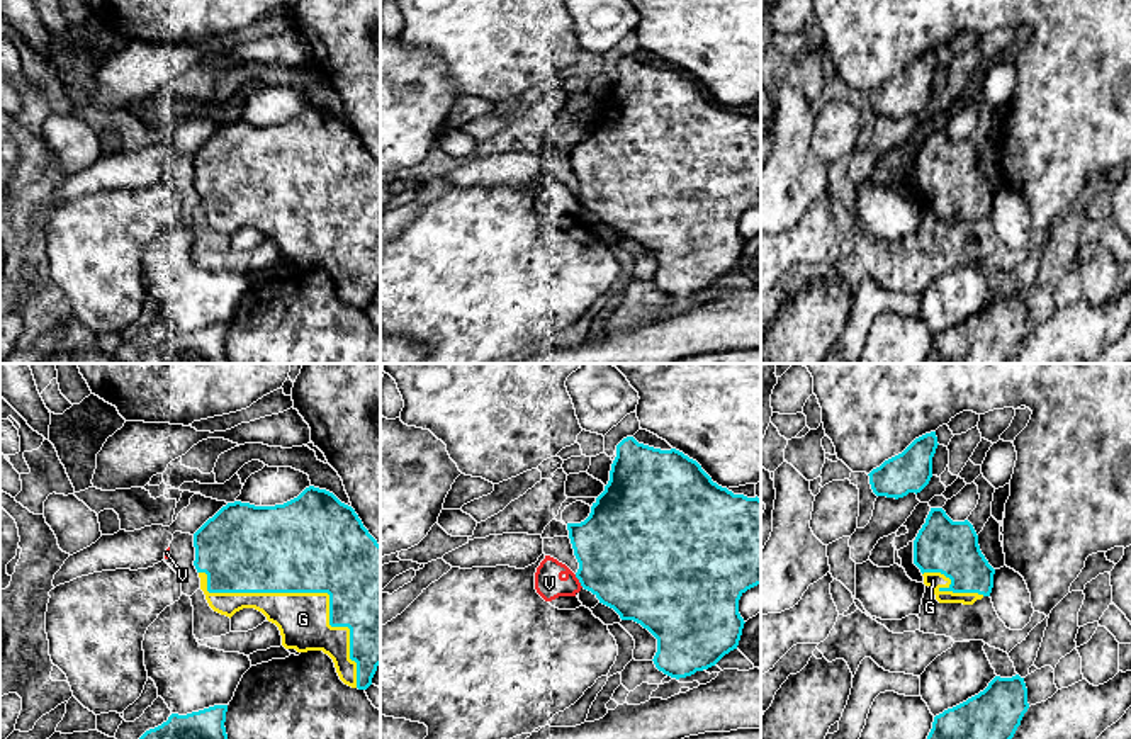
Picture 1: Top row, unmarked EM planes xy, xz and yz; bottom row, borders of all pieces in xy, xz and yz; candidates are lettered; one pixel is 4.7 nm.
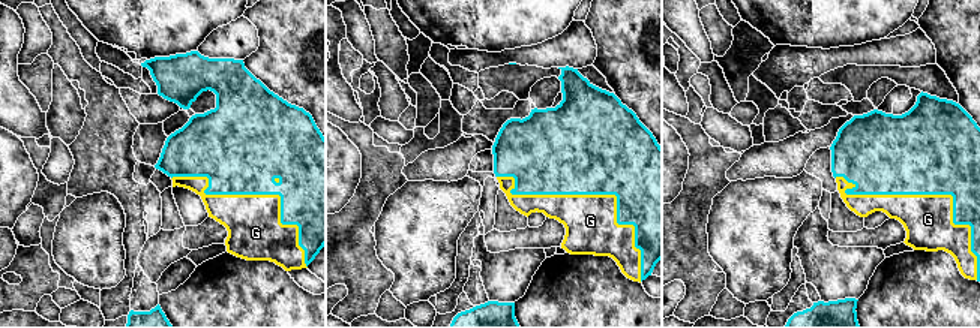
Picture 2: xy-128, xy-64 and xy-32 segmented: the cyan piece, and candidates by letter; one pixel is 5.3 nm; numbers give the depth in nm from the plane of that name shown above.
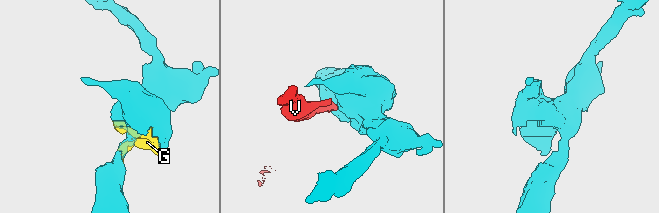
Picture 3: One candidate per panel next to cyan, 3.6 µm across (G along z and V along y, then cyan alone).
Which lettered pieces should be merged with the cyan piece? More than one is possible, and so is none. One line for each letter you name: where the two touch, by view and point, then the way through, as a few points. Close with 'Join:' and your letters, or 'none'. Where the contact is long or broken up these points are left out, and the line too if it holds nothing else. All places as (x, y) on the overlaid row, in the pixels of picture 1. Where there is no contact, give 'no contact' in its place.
G: contact xy (309, 592)
Join: G

